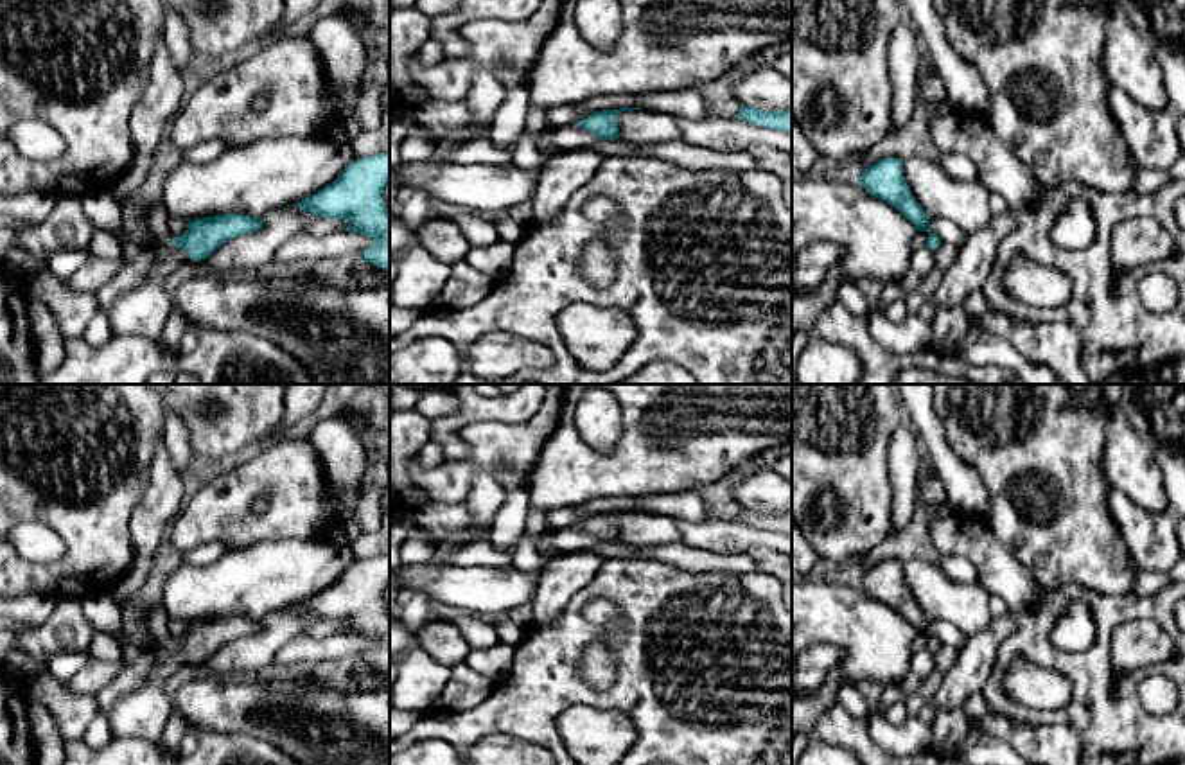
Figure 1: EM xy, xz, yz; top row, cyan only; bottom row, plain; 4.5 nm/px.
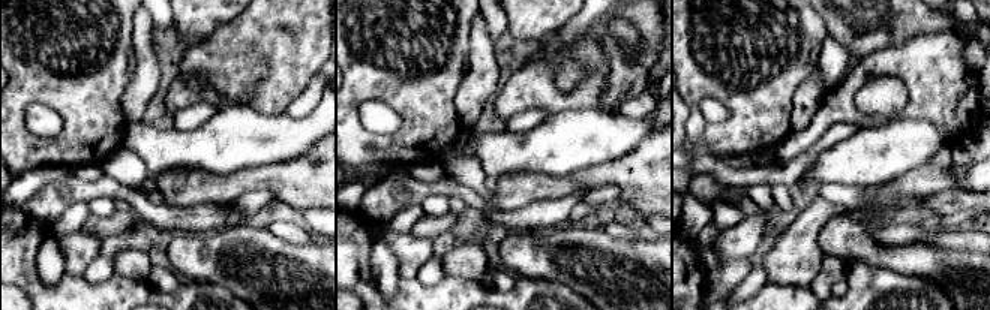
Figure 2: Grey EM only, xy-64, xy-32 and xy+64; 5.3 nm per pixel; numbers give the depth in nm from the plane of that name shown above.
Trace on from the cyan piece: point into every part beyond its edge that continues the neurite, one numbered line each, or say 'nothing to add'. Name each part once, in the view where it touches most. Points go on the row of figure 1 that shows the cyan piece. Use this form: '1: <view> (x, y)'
1: xy (142, 311)

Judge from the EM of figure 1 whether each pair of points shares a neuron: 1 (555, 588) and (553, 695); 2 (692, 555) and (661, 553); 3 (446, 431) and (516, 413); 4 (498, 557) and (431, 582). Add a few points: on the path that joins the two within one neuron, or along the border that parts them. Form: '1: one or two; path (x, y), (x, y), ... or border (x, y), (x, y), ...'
1: two; border (584, 588), (557, 618), (534, 624)
2: one; path (684, 555), (668, 553)
3: one; path (464, 415), (469, 410), (498, 410)
4: two; border (451, 562), (510, 564)

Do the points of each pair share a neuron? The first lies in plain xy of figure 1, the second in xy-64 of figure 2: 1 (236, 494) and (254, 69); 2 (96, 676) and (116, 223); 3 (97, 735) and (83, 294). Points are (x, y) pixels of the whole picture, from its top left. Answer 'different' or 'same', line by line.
1: different
2: same
3: different

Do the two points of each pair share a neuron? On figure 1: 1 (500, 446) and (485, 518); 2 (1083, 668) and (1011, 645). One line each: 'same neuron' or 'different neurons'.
1: different neurons
2: same neuron

